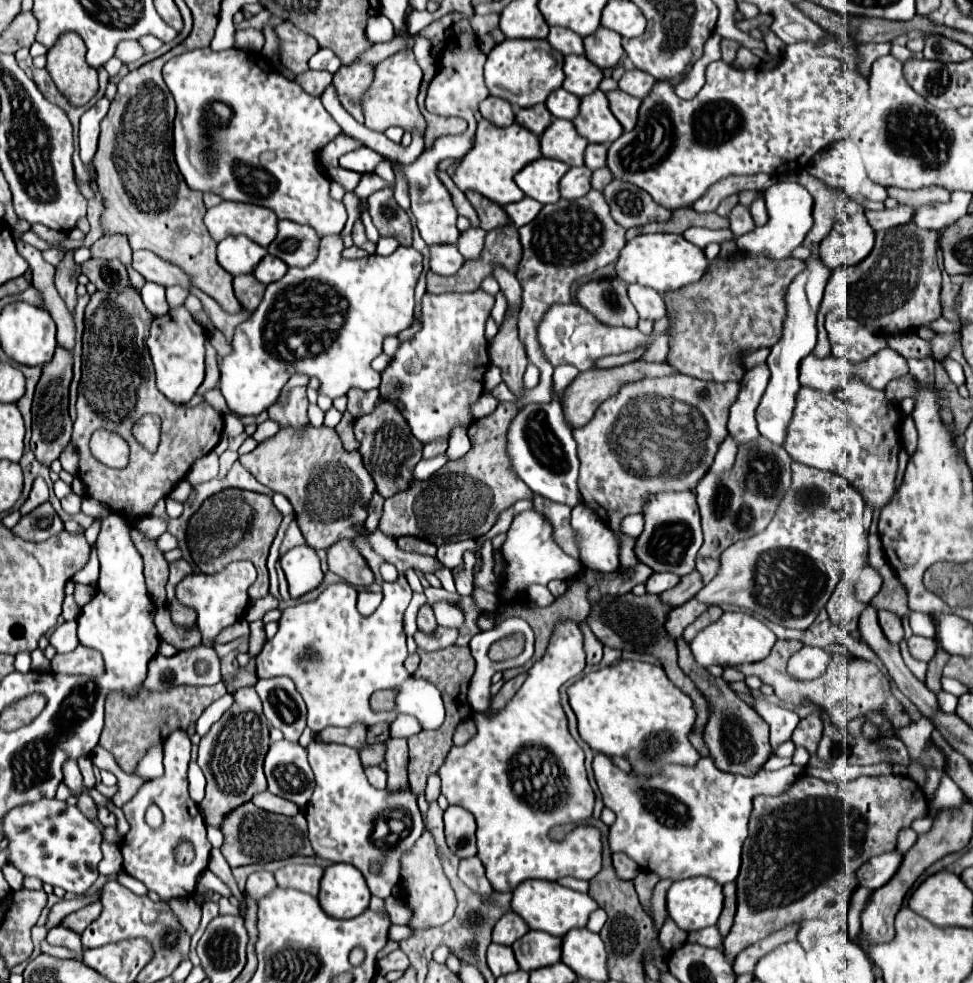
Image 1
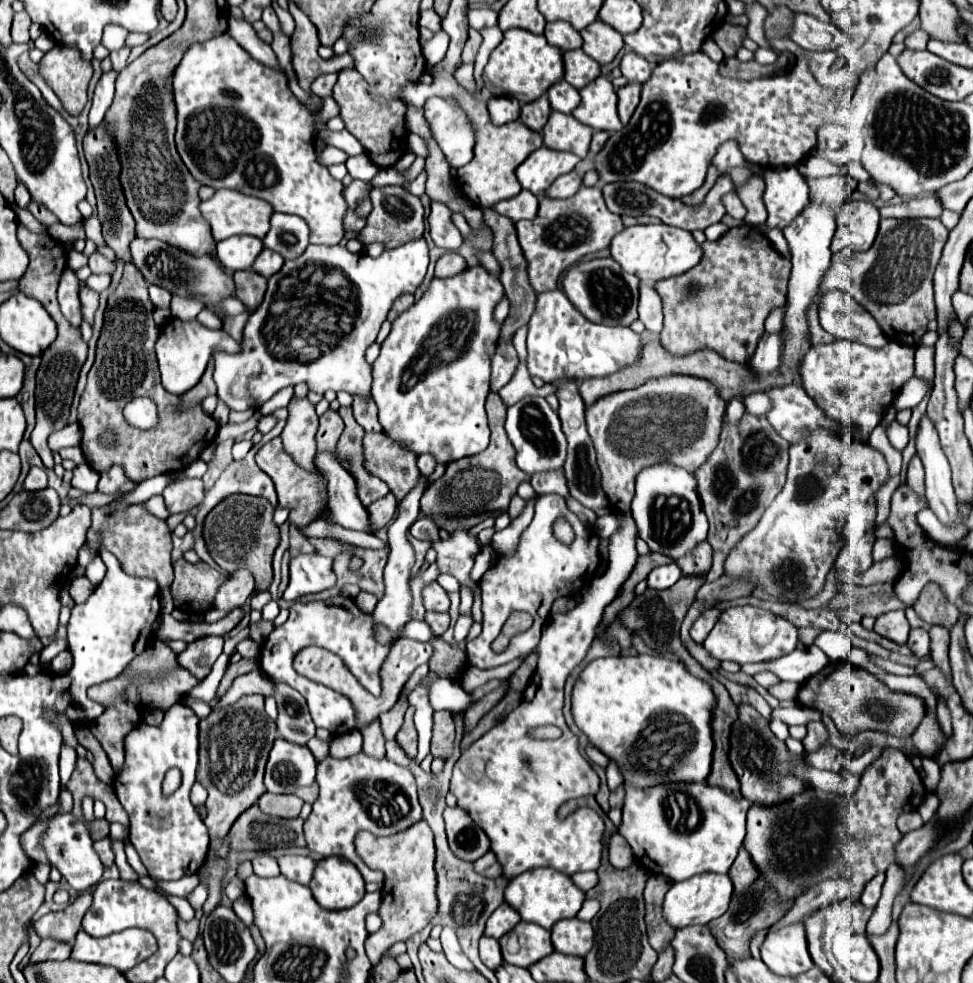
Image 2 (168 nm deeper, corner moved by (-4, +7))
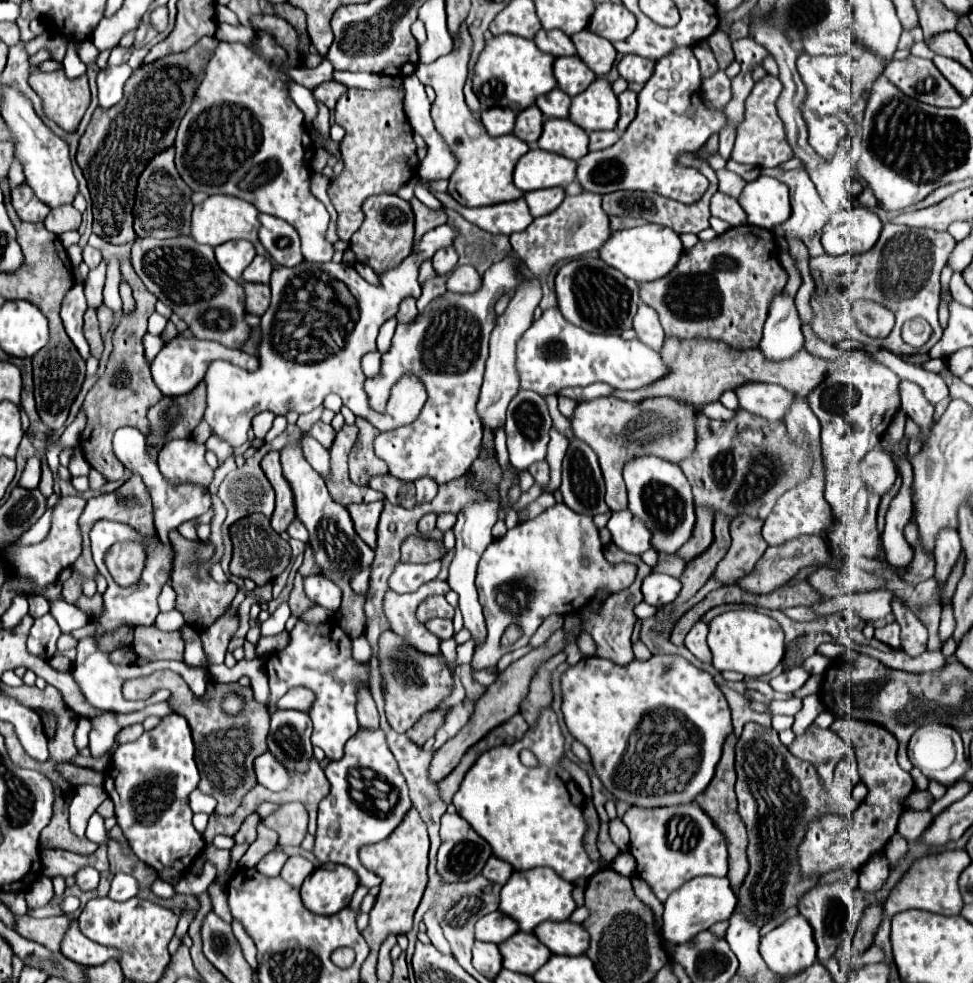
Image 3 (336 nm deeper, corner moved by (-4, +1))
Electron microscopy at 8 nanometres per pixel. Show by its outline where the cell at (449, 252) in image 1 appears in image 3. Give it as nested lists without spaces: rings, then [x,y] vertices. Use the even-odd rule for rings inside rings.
[[[473,265],[455,267],[447,277],[447,289],[453,293],[473,293],[481,285],[481,277],[473,269]]]

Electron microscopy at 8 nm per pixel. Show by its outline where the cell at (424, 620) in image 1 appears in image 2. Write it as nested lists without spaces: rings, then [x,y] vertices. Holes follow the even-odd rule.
[[[437,581],[429,583],[423,589],[423,607],[427,611],[447,611],[449,609],[449,595]]]

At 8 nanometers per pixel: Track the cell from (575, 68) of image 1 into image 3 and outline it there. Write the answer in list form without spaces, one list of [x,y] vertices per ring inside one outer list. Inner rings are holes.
[[[577,55],[557,57],[553,69],[559,89],[563,89],[571,97],[583,93],[595,81],[595,73],[591,69],[585,69],[585,63]]]

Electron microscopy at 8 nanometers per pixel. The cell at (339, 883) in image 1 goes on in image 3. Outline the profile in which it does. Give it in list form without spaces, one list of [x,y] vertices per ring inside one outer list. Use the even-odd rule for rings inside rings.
[[[325,863],[305,879],[301,899],[317,915],[335,915],[351,903],[357,885],[359,879],[349,867]]]

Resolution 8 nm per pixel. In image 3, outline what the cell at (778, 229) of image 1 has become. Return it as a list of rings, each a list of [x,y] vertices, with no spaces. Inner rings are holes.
[[[761,175],[759,179],[747,183],[739,197],[739,205],[747,213],[747,223],[773,229],[791,215],[789,187],[783,181]]]

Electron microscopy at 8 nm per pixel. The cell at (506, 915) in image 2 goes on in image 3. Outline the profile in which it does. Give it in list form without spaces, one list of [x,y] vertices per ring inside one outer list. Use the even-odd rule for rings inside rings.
[[[493,911],[477,921],[475,925],[475,939],[477,941],[489,941],[489,943],[501,943],[513,933],[517,933],[519,925],[507,917],[501,911]]]

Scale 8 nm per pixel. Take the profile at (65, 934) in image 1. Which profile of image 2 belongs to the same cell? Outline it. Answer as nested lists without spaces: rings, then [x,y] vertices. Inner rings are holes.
[[[49,939],[41,941],[41,945],[31,953],[29,963],[43,963],[43,961],[65,961],[71,955],[69,943],[49,943]]]

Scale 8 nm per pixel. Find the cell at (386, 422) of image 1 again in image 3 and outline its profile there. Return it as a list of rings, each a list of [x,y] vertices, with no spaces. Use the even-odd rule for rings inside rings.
[[[391,473],[381,475],[381,477],[371,477],[369,487],[385,493],[387,501],[393,505],[401,505],[401,507],[409,509],[417,503],[415,501],[415,485],[411,481],[401,481],[397,477],[393,477]]]

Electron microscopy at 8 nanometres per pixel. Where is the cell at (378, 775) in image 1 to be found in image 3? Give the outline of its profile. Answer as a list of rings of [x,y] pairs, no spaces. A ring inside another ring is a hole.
[[[361,689],[357,701],[357,719],[361,729],[379,729],[379,713],[375,701],[367,689]]]

